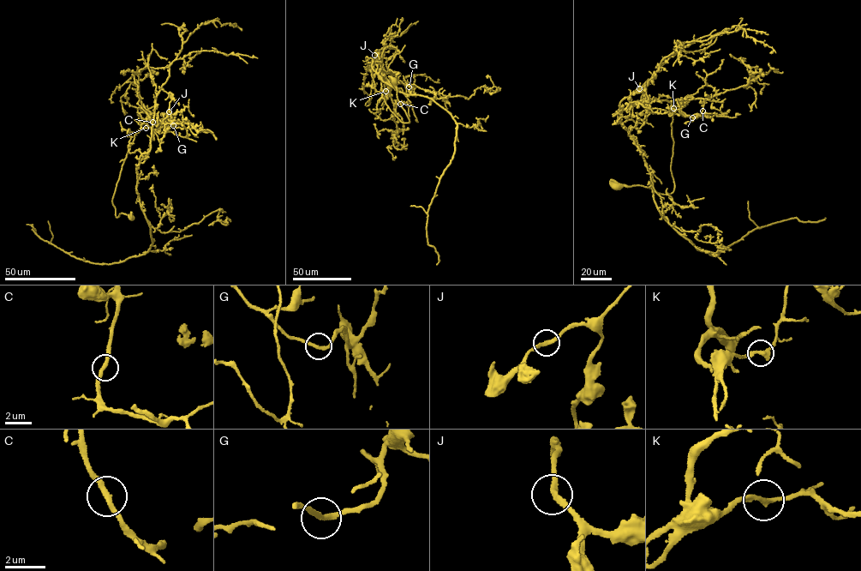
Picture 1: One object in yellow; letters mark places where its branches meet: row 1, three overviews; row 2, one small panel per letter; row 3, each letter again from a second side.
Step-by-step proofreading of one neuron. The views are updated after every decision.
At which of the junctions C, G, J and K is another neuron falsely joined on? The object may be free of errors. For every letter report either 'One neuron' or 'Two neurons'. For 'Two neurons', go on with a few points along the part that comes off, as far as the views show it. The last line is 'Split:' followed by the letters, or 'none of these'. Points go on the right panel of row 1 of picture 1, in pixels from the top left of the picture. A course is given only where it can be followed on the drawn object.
C: One neuron
G: One neuron
J: One neuron
K: Two neurons. Course of the part to remove: (673, 108), (645, 109), (628, 134), (652, 177), (658, 209), (699, 250), (716, 255), (754, 229), (825, 218)
Split: K

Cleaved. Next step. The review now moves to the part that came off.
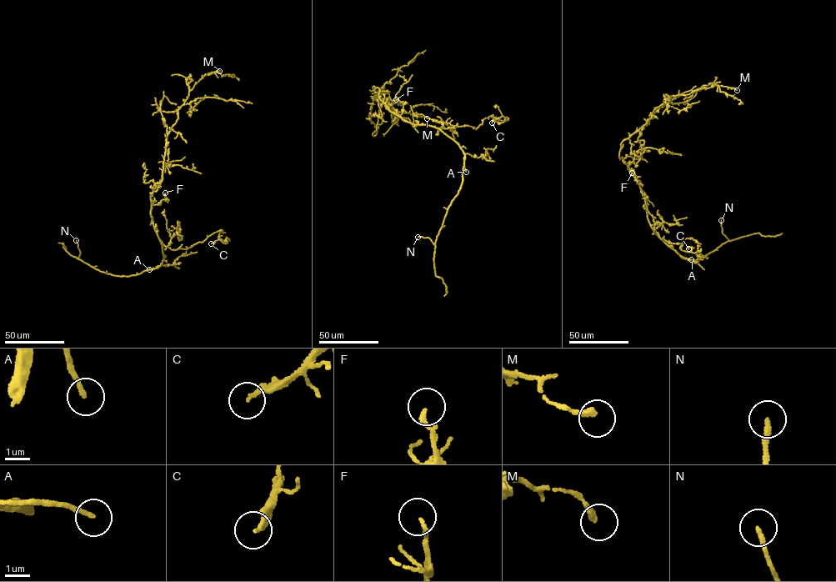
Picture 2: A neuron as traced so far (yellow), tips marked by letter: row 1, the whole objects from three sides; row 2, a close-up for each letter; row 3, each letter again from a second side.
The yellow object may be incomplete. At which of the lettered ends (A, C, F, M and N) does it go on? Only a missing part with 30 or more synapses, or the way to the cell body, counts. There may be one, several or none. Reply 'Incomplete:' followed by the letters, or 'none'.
Incomplete: A, N

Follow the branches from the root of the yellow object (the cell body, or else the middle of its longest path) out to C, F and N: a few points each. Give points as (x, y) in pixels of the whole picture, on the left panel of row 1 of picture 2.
C: (150, 211), (162, 245), (172, 249), (187, 249), (220, 230), (218, 238), (225, 243), (218, 239), (211, 243)
F: (150, 211), (151, 206), (166, 199), (165, 193)
N: (150, 211), (163, 258), (155, 268), (128, 276), (102, 272), (79, 259), (81, 253), (76, 240)

